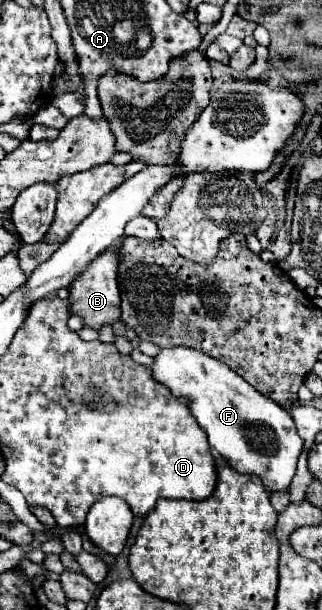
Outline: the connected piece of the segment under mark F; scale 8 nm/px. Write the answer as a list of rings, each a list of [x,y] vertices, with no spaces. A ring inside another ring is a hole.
[[[163,348],[155,356],[153,378],[165,384],[173,396],[189,398],[191,414],[209,436],[211,450],[233,470],[255,474],[269,492],[287,492],[297,472],[297,460],[305,450],[295,420],[271,398],[259,394],[237,372],[219,360],[191,348]]]

